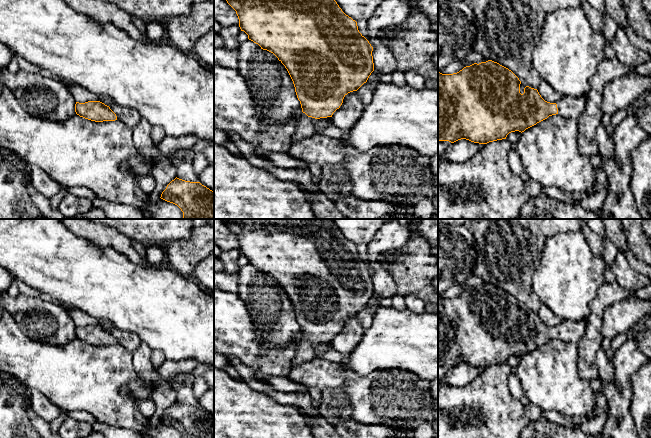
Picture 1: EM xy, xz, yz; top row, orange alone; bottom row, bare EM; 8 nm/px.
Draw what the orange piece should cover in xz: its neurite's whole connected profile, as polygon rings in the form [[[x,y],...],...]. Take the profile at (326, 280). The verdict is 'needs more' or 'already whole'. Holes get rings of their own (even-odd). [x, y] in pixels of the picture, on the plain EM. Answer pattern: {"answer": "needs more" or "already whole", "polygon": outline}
{"answer": "needs more", "polygon": [[[332,219],[222,220],[236,235],[241,255],[261,273],[273,277],[293,305],[306,339],[297,343],[291,368],[313,360],[316,344],[332,341],[344,321],[357,315],[374,295],[373,271]]]}

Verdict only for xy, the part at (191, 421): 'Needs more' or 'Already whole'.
Already whole

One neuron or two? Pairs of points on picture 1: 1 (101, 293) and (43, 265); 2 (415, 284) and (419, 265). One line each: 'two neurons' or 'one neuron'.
1: one neuron
2: one neuron

